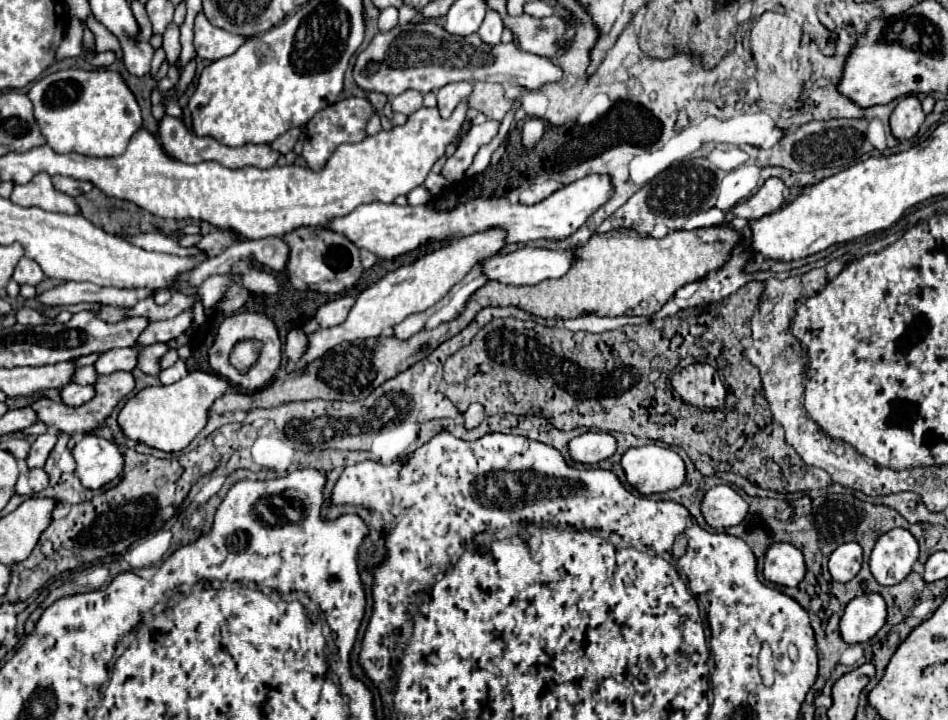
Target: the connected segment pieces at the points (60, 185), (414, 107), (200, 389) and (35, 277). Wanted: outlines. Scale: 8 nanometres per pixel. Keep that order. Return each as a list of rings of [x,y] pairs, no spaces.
[[[55,175],[51,177],[53,179],[53,185],[55,189],[71,195],[71,197],[77,197],[81,193],[87,193],[93,189],[93,185],[89,181],[79,181],[79,179],[73,179],[73,177],[63,177],[63,175]]]
[[[405,91],[397,97],[393,97],[391,105],[393,105],[393,111],[403,113],[403,115],[411,115],[423,107],[423,95],[419,91]]]
[[[195,371],[183,377],[179,383],[165,385],[165,387],[149,387],[147,391],[149,401],[145,401],[145,389],[139,391],[121,409],[119,425],[127,437],[139,443],[147,443],[167,453],[181,451],[207,425],[211,405],[215,403],[217,397],[221,397],[227,391],[231,391],[227,379],[221,379],[219,375],[211,375],[205,371]]]
[[[21,257],[17,267],[15,267],[15,273],[13,273],[13,279],[23,285],[23,283],[31,283],[31,285],[37,285],[41,279],[43,279],[43,269],[39,267],[37,261],[31,261],[29,257]]]

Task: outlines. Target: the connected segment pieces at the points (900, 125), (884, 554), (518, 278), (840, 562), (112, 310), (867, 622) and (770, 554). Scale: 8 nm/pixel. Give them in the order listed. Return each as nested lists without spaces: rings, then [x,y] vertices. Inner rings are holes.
[[[915,95],[903,97],[893,109],[889,119],[891,135],[895,139],[911,139],[919,131],[923,119],[925,119],[925,113],[921,111],[919,99]]]
[[[899,527],[891,529],[891,533],[883,533],[877,539],[869,555],[869,567],[881,585],[895,585],[911,573],[917,555],[919,545],[915,537],[907,529]]]
[[[525,247],[525,249],[515,251],[515,253],[489,257],[481,265],[483,265],[483,275],[487,279],[493,279],[493,281],[499,281],[499,283],[505,283],[505,285],[535,285],[535,283],[541,283],[545,279],[563,277],[569,271],[571,263],[573,263],[573,251],[571,249],[567,249],[567,251],[549,251],[549,249]]]
[[[855,541],[843,543],[829,557],[829,573],[835,581],[847,583],[859,573],[861,561],[863,561],[861,547]]]
[[[103,307],[99,313],[97,313],[103,321],[109,321],[109,323],[117,323],[121,319],[125,319],[125,311],[121,307]]]
[[[865,593],[847,603],[839,623],[839,633],[845,643],[865,643],[883,625],[887,617],[887,605],[879,593]]]
[[[773,543],[765,553],[763,565],[765,579],[783,585],[795,587],[805,577],[805,563],[803,553],[791,543]]]

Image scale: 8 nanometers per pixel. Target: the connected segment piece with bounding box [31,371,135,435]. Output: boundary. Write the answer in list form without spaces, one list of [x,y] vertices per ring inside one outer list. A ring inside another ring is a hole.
[[[119,371],[119,373],[109,373],[107,377],[99,377],[97,383],[95,383],[95,397],[89,403],[85,403],[85,405],[65,407],[63,403],[53,403],[53,401],[47,401],[43,397],[37,403],[33,403],[31,407],[37,411],[39,421],[43,421],[45,425],[55,425],[59,431],[69,433],[69,435],[75,435],[75,433],[85,435],[85,433],[91,433],[95,429],[103,427],[105,419],[113,413],[113,409],[117,407],[117,403],[123,397],[127,397],[133,389],[135,389],[135,377],[129,371]]]

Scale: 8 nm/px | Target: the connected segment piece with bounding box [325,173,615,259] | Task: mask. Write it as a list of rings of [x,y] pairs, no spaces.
[[[591,173],[583,179],[577,179],[561,189],[557,189],[553,195],[543,199],[535,205],[521,205],[521,203],[509,203],[505,197],[499,199],[471,199],[453,211],[435,211],[427,205],[411,207],[411,205],[383,205],[379,201],[371,205],[359,205],[349,215],[331,219],[325,227],[345,235],[351,243],[355,243],[359,249],[367,249],[383,259],[393,259],[397,255],[409,253],[421,243],[433,241],[433,239],[445,239],[445,237],[465,237],[477,231],[485,231],[487,227],[503,227],[507,229],[507,241],[509,243],[527,243],[535,239],[567,239],[573,235],[599,207],[603,207],[611,197],[615,195],[613,179],[607,173]]]

